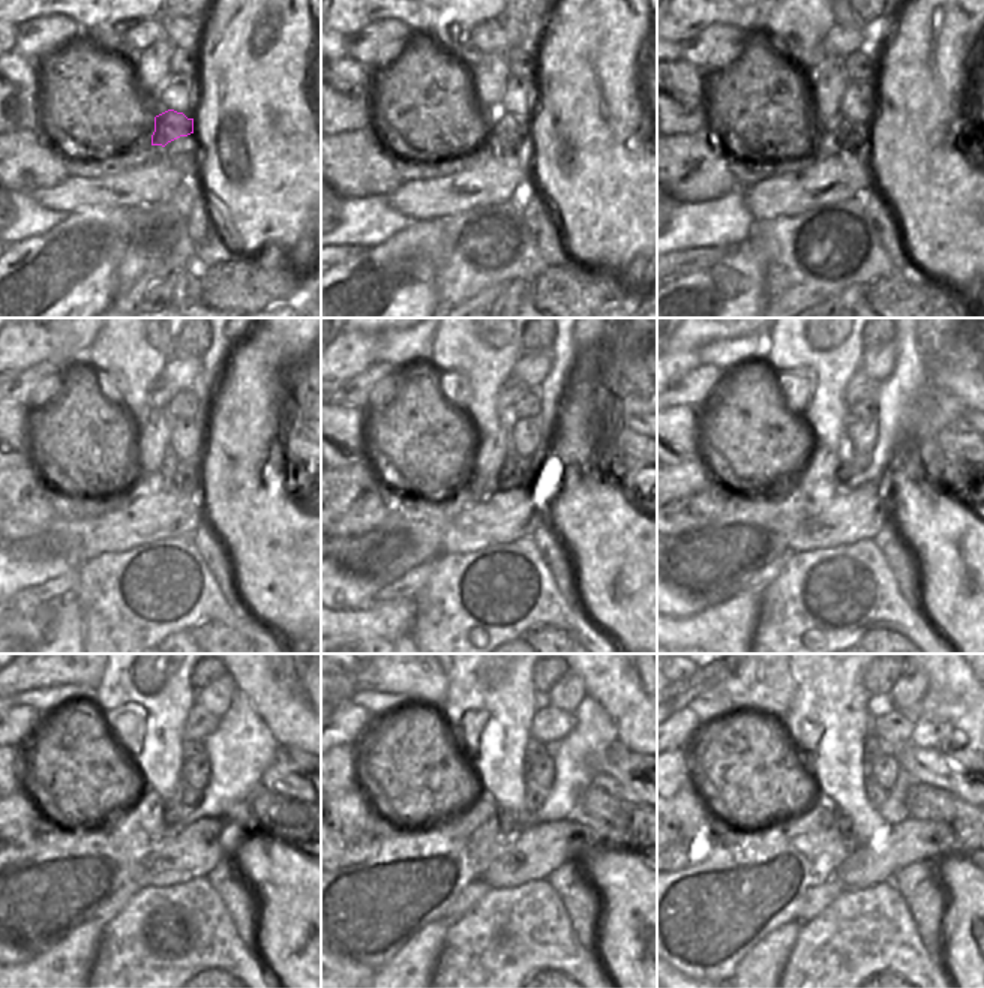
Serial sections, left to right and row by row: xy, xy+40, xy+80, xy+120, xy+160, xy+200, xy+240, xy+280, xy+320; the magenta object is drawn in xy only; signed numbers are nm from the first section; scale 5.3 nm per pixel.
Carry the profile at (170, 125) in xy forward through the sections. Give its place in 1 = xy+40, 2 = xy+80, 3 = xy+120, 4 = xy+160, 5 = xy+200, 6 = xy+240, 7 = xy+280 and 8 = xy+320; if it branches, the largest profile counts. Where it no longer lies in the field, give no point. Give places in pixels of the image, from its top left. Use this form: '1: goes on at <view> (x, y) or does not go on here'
1: goes on at xy+40 (507, 125)
2: goes on at xy+80 (842, 126)
3: goes on at xy+120 (171, 462)
4: goes on at xy+160 (510, 474)
5: goes on at xy+200 (846, 473)
6: goes on at xy+240 (176, 813)
7: goes on at xy+280 (510, 823)
8: goes on at xy+320 (843, 820)

